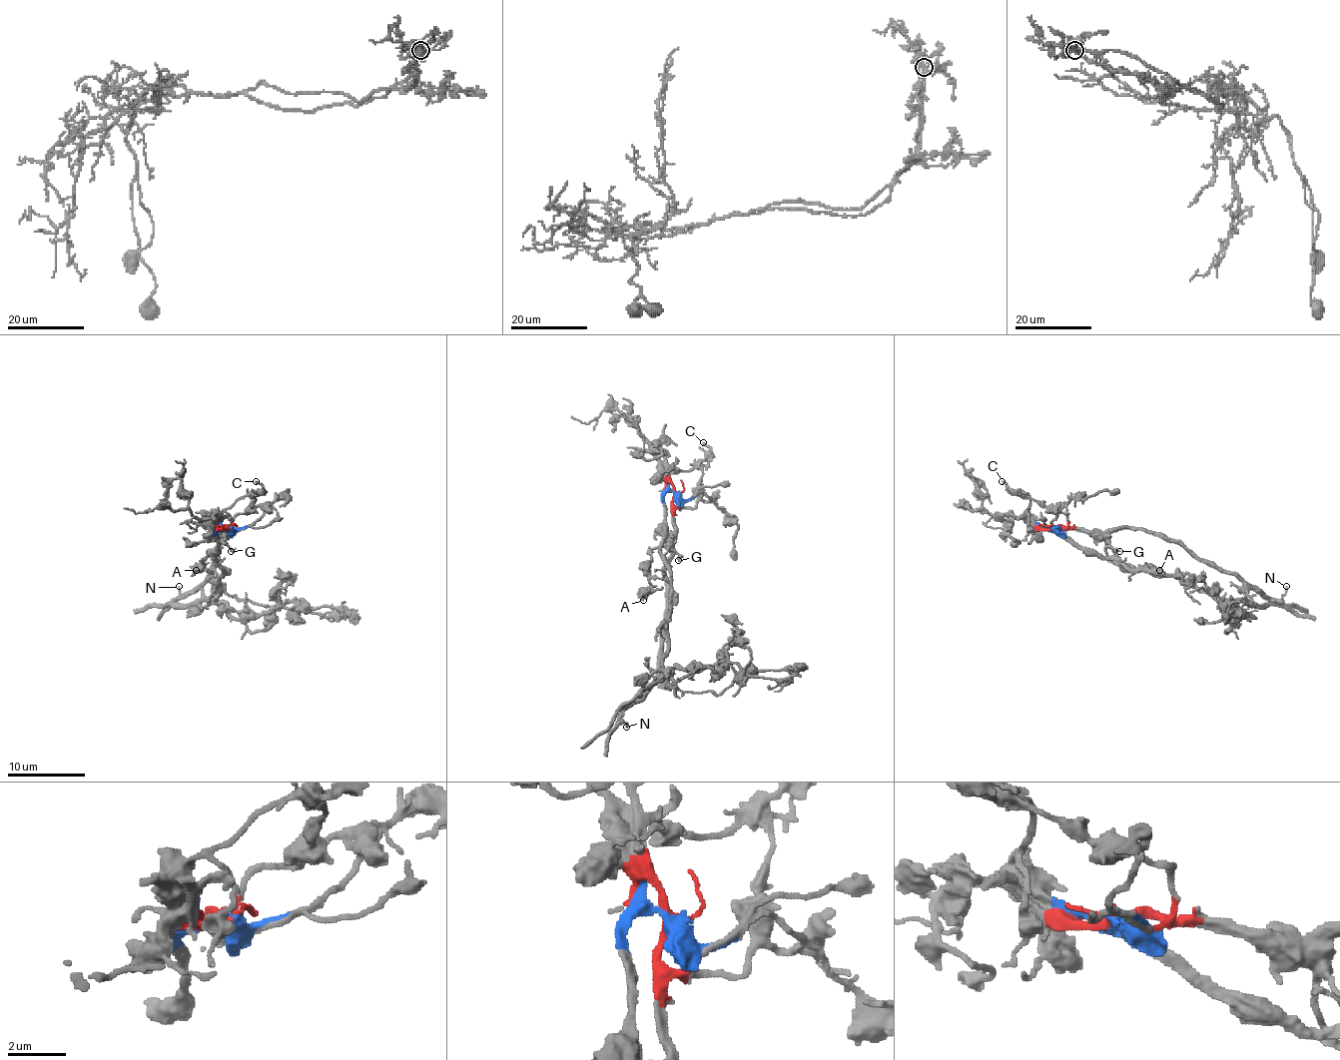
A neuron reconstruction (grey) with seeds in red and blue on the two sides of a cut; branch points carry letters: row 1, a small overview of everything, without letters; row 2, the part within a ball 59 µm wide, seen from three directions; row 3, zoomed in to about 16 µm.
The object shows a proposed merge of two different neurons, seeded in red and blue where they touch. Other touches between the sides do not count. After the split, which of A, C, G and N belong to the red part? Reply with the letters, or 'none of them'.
A, G, N

